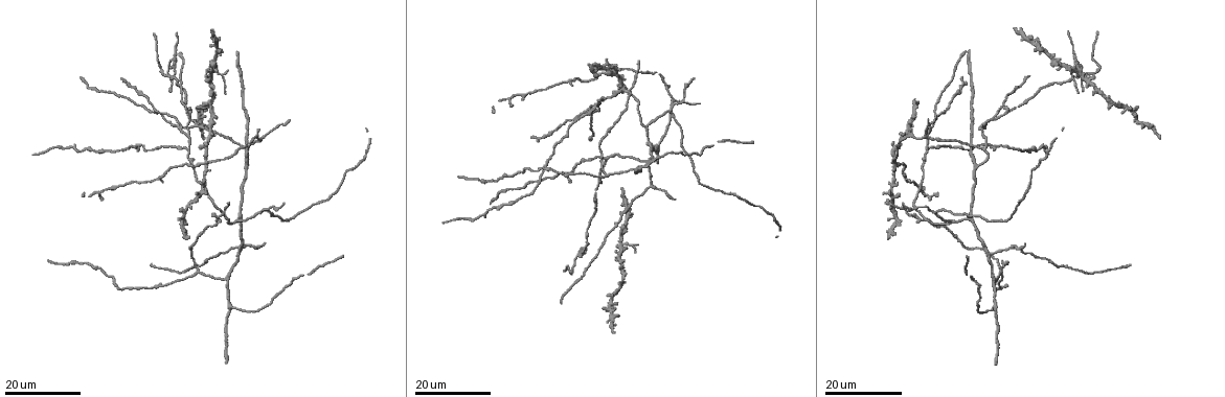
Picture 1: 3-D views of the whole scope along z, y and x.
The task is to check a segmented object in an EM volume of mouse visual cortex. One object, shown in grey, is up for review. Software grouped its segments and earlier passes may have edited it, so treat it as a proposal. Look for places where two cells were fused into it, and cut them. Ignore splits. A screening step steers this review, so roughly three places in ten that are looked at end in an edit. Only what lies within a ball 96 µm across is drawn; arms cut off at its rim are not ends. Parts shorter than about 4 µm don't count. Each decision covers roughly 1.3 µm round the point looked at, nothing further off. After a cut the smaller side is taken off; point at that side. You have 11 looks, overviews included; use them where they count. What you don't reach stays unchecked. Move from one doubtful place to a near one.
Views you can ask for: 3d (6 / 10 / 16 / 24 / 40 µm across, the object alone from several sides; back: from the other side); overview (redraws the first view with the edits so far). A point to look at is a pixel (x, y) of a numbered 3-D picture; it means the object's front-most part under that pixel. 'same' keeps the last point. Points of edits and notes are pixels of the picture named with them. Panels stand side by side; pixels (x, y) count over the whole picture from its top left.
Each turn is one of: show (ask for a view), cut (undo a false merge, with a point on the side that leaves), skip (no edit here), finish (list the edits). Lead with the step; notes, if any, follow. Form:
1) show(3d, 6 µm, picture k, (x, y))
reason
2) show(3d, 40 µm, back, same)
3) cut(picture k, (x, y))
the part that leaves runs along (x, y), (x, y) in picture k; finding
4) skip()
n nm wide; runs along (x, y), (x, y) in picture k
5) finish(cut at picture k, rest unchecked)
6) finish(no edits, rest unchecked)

show(3d, 16 µm, picture 1, (643, 126))
three-way junction

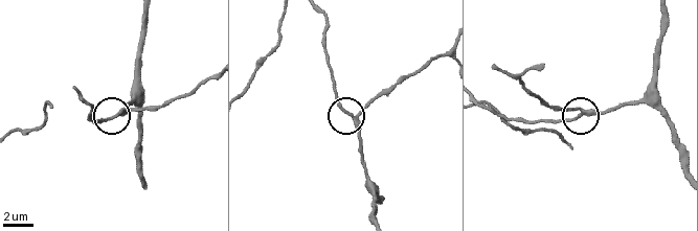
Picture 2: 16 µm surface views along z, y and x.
show(3d, 10 µm, picture 2, (357, 114))

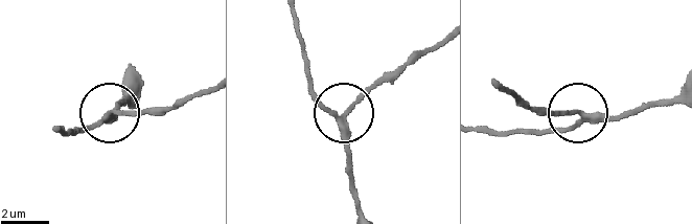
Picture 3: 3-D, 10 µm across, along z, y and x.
skip()
3 arms; one cell here

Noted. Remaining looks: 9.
show(3d, 16 µm, picture 1, (988, 254))
arms part here

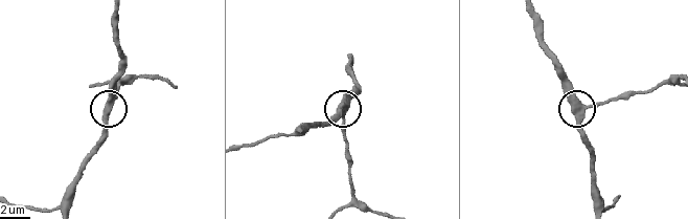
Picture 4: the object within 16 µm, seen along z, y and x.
show(3d, 6 µm, picture 4, (585, 107))
zoom in

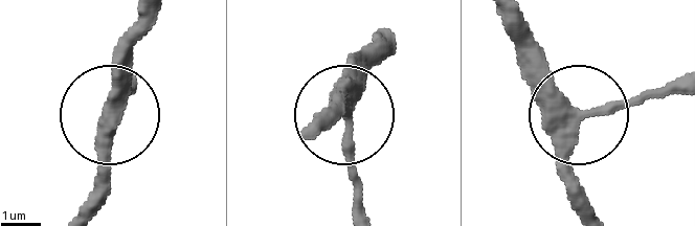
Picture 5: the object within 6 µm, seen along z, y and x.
skip()
3 arms; runs along (498, 16), (575, 112), (605, 115), (674, 95) in picture 5; continuous, no second cell

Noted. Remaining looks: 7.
show(3d, 16 µm, picture 1, (993, 280))
a fork

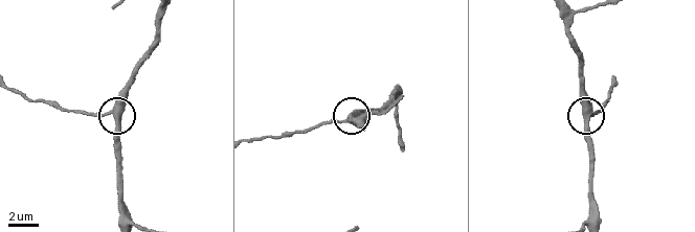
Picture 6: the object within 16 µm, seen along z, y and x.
show(3d, 6 µm, picture 6, (345, 118))
zoom in

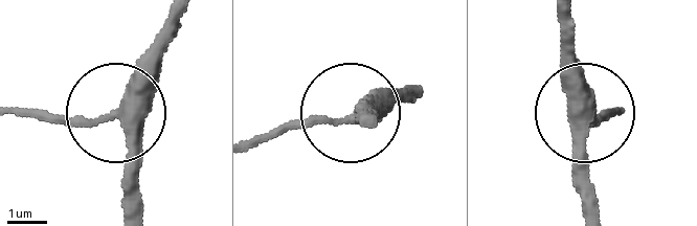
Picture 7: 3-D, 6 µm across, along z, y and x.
skip()
side arm 49 µm; 3 arms; all the same cell

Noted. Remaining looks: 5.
show(3d, 16 µm, picture 1, (935, 210))
branch point

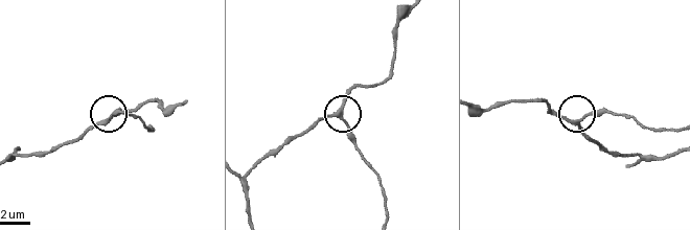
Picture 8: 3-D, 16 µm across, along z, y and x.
show(3d, 6 µm, picture 8, (340, 116))

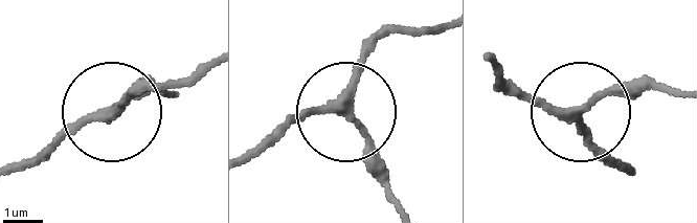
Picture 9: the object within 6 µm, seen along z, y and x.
show(3d, 6 µm, back, picture 9, (575, 114))
other side

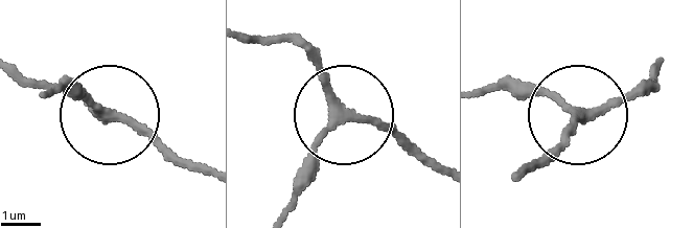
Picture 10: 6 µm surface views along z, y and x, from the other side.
skip()
3 arms; continuous, no second cell

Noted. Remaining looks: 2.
show(3d, 16 µm, picture 1, (629, 98))
sudden change in width

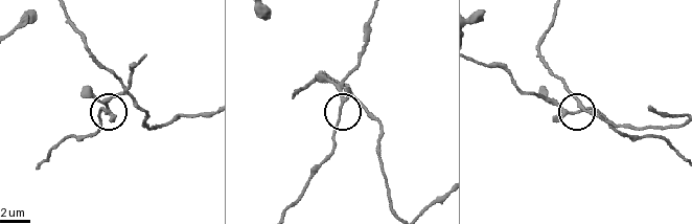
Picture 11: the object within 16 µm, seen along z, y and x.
show(3d, 6 µm, picture 11, (341, 109))

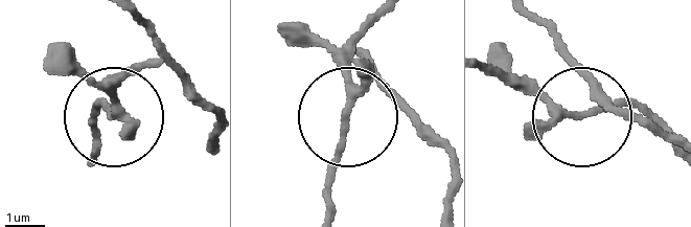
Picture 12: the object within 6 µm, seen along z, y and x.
skip()
3 arms; runs along (330, 207), (356, 41) in picture 12; continuous, no second cell

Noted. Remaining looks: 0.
finish(no edits, rest unchecked)

